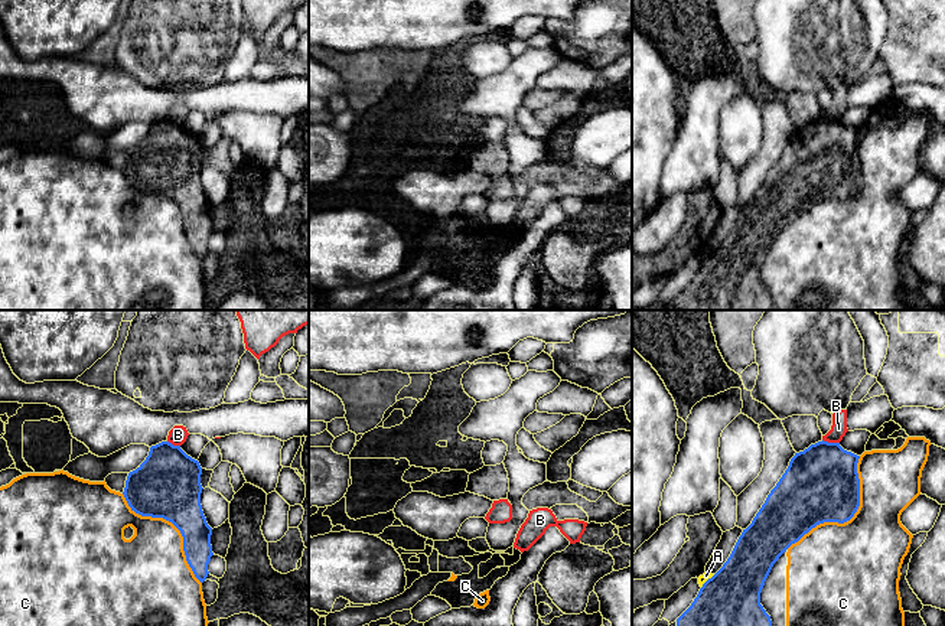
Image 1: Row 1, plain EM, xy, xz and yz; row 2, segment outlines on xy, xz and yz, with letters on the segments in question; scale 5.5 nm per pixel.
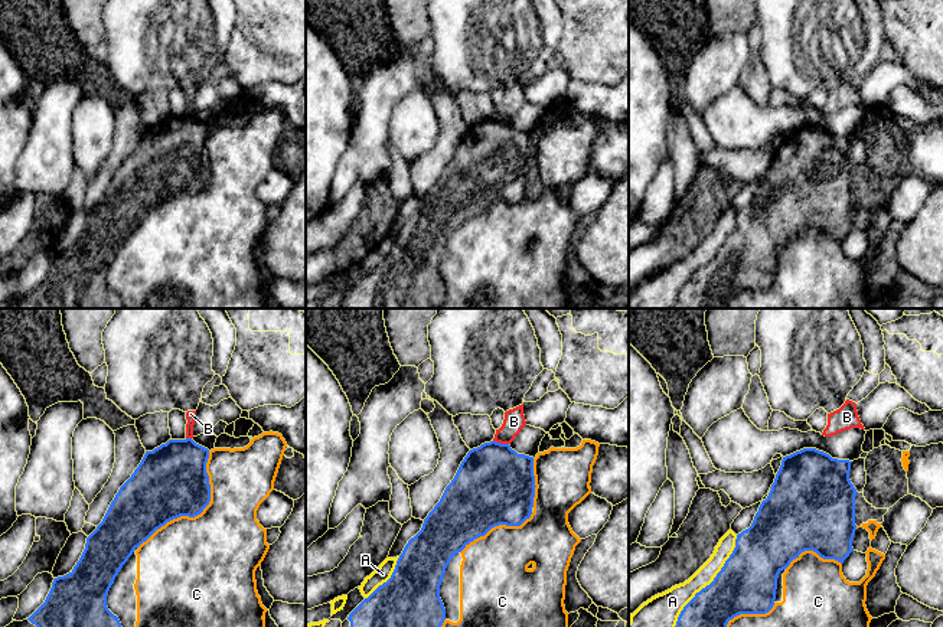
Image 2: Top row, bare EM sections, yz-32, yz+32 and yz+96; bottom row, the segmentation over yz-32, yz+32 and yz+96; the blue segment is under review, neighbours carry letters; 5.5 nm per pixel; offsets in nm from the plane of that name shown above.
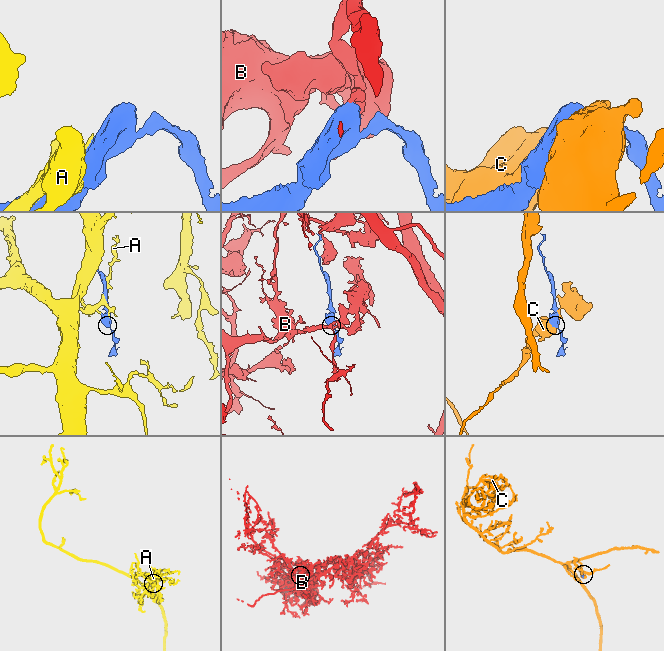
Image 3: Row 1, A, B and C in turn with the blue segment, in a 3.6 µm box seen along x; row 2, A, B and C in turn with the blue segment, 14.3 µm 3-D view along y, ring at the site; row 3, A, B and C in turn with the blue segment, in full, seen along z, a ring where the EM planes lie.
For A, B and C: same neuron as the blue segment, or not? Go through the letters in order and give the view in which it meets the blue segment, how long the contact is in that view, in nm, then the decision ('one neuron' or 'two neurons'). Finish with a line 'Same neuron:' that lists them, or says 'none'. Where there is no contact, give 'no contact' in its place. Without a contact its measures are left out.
A: yz | 110 nm | two neurons
B: yz | 100 nm | two neurons
C: yz | 650 nm | two neurons
Same neuron: none

